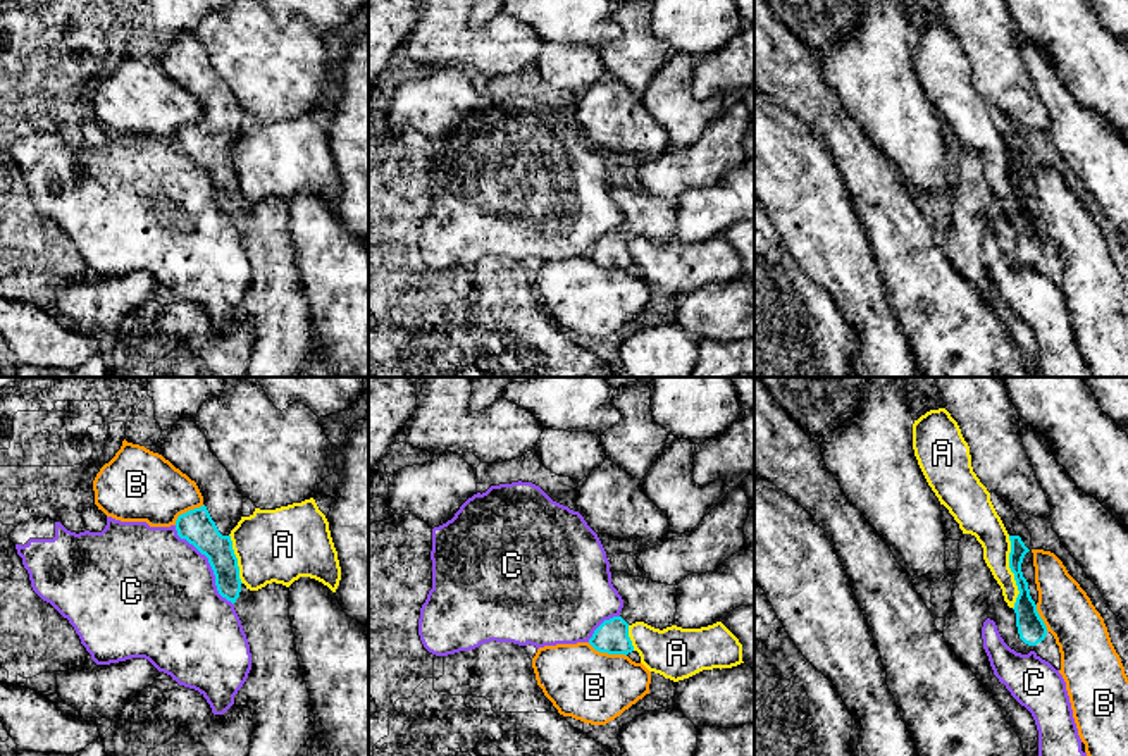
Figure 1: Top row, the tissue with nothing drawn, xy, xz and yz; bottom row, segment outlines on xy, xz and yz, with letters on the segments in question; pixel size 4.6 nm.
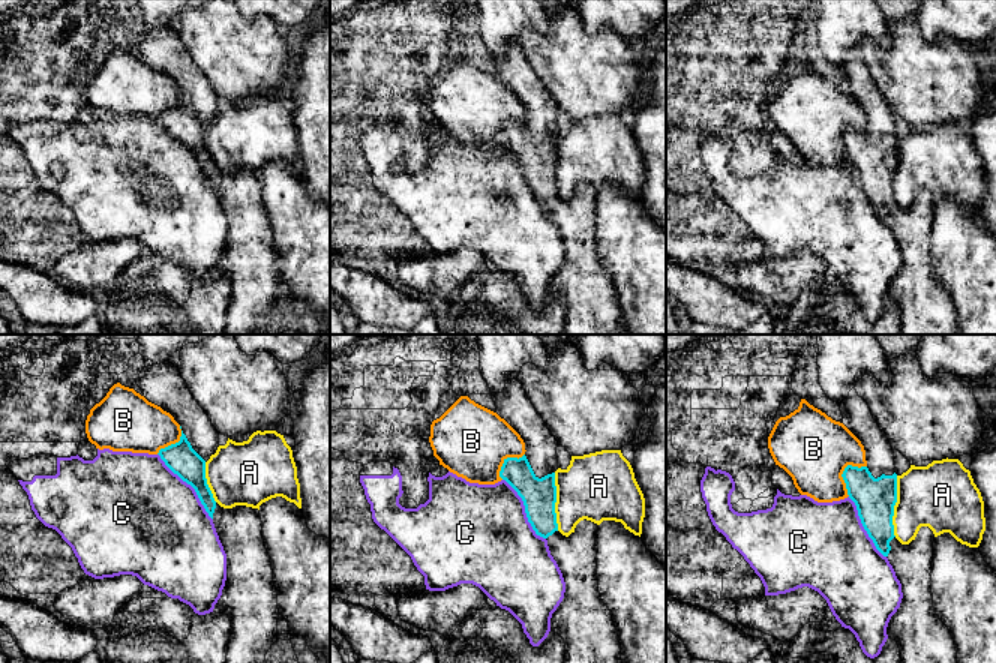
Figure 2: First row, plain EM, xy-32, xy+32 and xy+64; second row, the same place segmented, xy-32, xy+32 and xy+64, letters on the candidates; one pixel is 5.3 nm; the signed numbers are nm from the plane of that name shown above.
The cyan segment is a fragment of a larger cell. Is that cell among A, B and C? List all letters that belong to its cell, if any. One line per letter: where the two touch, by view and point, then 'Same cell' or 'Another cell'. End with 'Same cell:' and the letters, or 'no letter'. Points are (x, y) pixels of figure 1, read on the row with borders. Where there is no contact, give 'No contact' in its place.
A: Touches cyan at yz (1011, 570). Another cell
B: Touches cyan at xz (607, 651). Another cell
C: Touches cyan at xy (209, 562). Another cell
Same cell: no letter

